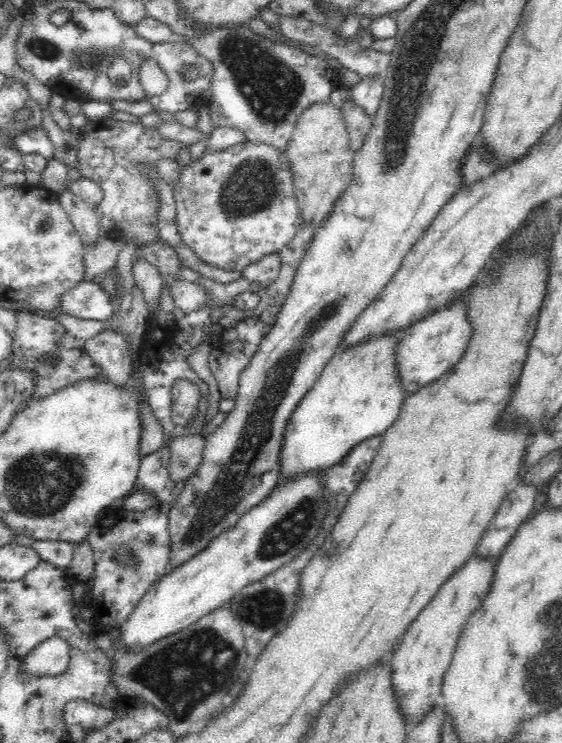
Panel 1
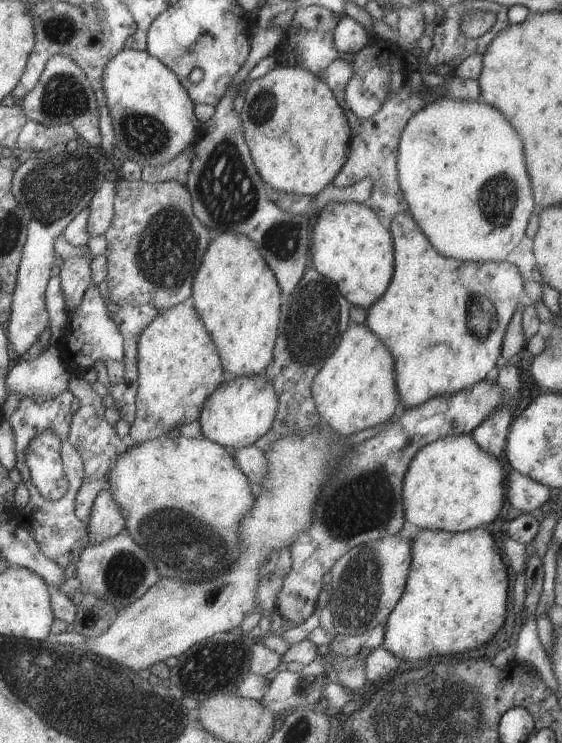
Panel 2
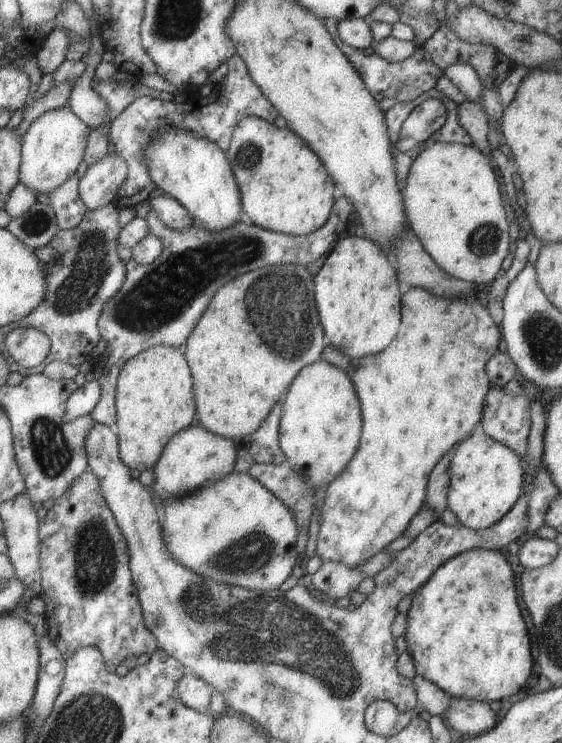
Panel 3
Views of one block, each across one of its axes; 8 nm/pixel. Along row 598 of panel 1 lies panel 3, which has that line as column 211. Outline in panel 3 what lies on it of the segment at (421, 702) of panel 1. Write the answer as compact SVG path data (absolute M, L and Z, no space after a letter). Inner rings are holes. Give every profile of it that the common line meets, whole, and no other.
M199 423L178 430L165 443L154 470L153 491L162 502L171 497L190 493L196 488L217 482L226 474L234 472L236 441L229 437L213 434Z

